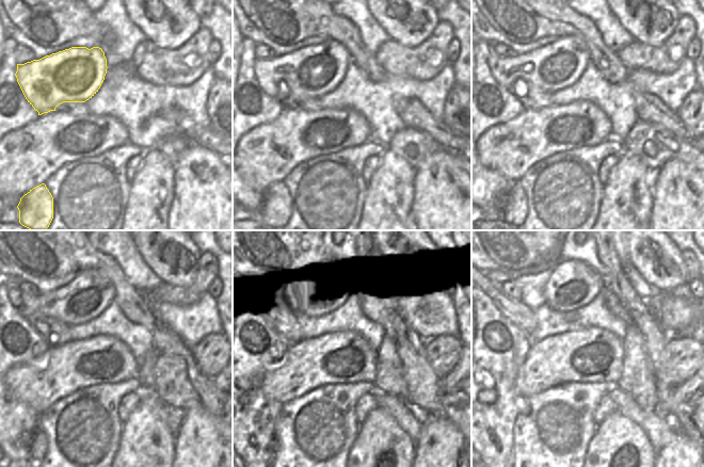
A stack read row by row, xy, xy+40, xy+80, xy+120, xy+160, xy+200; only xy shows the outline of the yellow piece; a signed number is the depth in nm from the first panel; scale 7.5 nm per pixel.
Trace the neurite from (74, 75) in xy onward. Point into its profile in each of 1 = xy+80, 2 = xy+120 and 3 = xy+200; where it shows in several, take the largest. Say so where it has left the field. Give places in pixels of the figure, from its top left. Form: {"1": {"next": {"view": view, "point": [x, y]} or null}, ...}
{"1": {"next": {"view": "xy+80", "point": [560, 64]}}, "2": {"next": {"view": "xy+120", "point": [88, 295]}}, "3": {"next": {"view": "xy+200", "point": [573, 284]}}}

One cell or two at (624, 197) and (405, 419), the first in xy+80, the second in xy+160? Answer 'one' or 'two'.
two

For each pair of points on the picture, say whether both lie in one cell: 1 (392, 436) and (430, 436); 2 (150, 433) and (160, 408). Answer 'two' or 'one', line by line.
1: two
2: two

